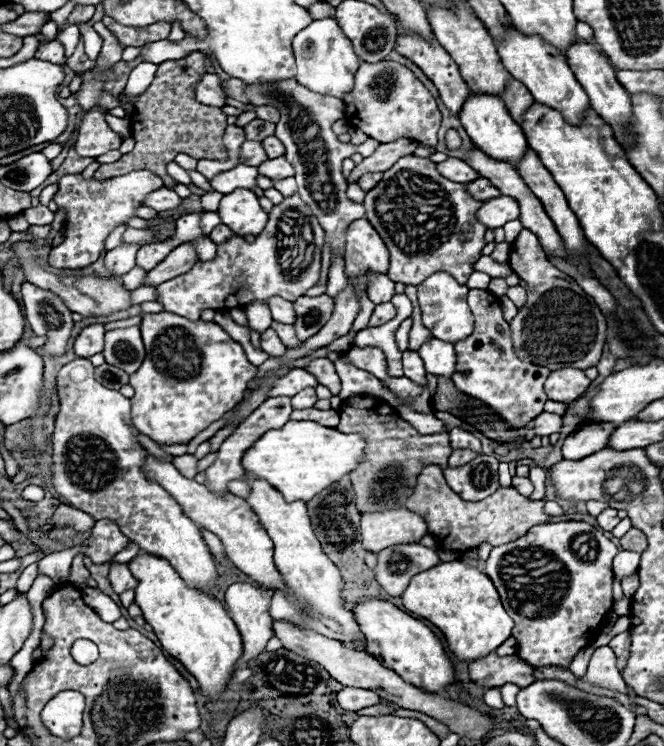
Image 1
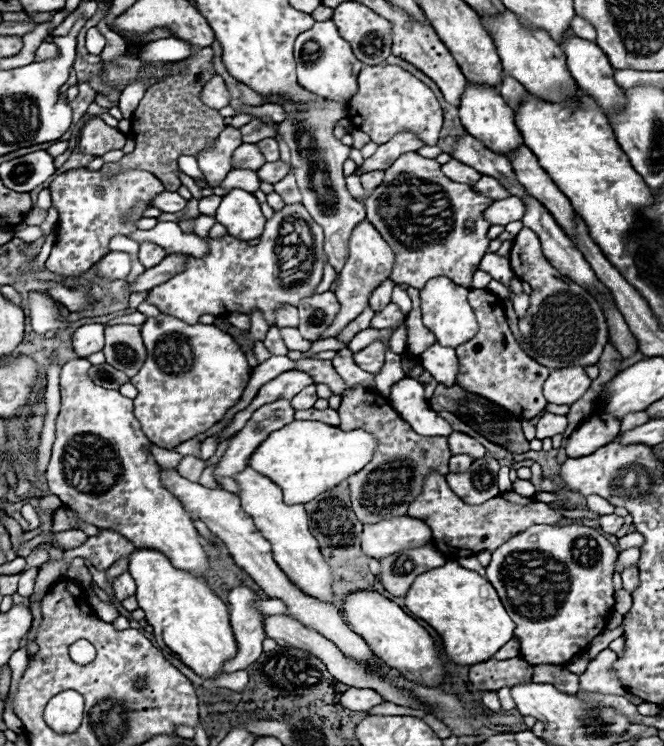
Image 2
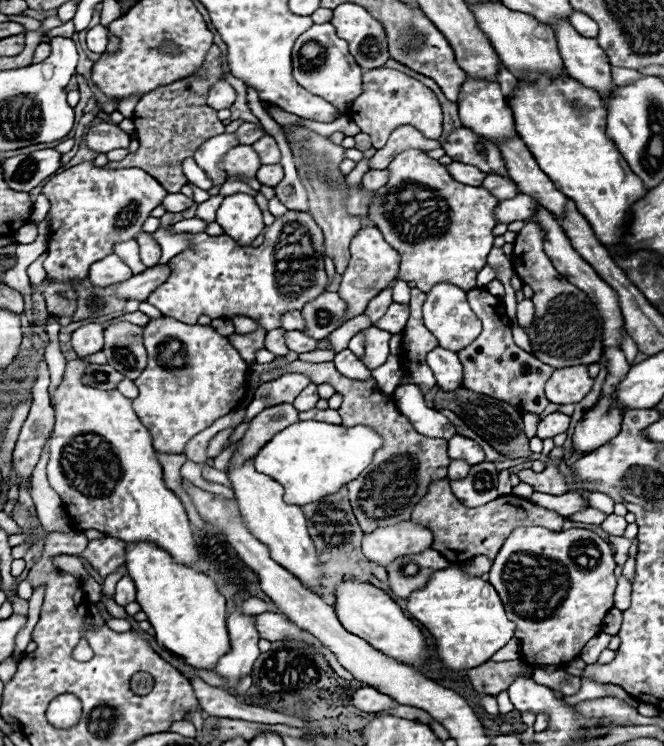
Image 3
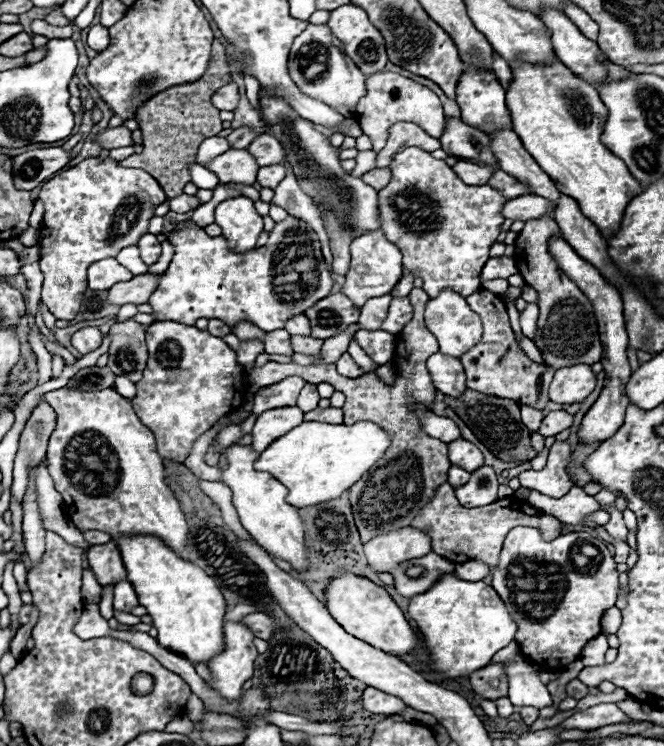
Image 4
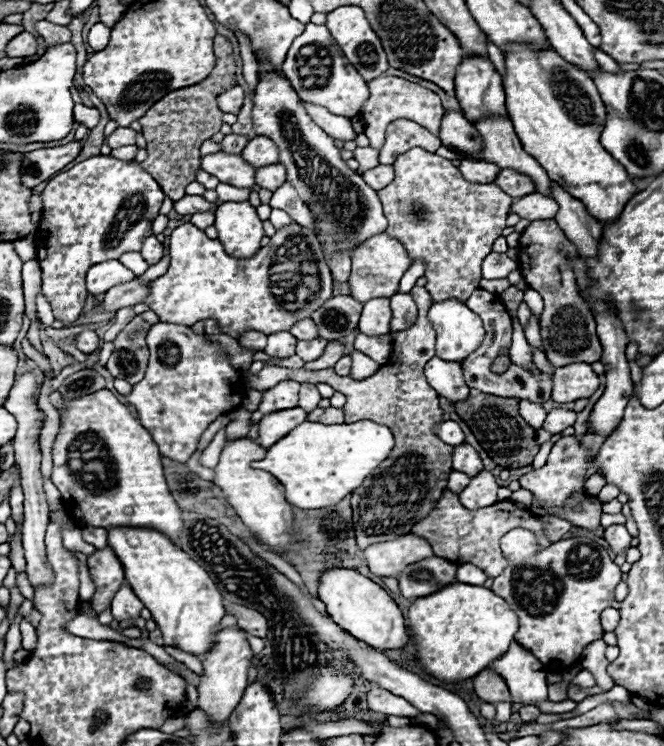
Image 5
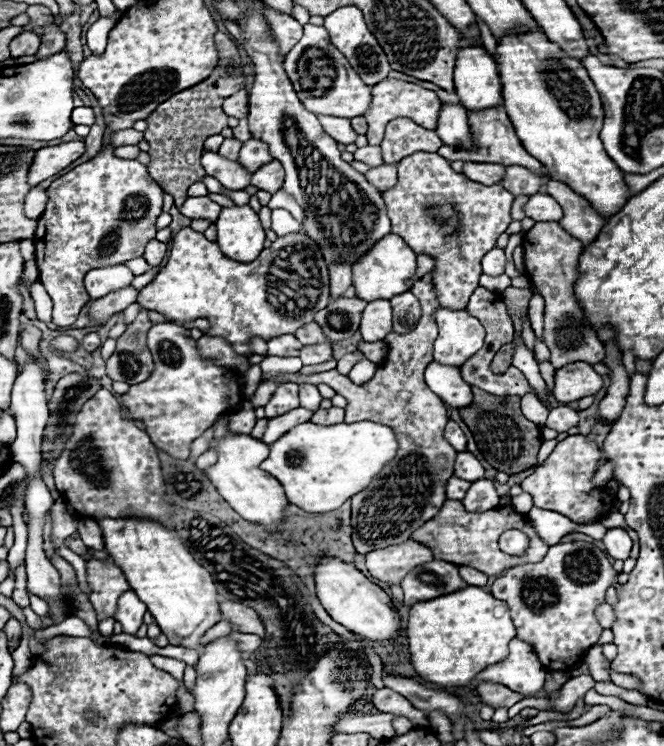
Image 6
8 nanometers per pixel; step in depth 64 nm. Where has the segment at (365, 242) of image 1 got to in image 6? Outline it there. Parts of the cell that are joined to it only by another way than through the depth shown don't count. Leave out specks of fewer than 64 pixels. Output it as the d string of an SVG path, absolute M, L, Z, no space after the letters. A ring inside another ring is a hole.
M390 234L380 238L366 254L362 254L354 266L352 266L352 286L356 288L356 296L360 300L390 300L392 296L398 296L406 292L406 276L412 276L416 268L416 254L408 248L408 244Z

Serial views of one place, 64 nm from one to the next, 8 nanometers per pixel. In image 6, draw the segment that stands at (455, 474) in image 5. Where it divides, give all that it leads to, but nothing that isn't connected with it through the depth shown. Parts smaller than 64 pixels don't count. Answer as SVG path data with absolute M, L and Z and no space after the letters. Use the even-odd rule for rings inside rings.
M452 476L448 480L448 496L454 496L454 500L462 500L462 496L466 494L466 488L470 488L470 482L468 480L462 480L458 476Z

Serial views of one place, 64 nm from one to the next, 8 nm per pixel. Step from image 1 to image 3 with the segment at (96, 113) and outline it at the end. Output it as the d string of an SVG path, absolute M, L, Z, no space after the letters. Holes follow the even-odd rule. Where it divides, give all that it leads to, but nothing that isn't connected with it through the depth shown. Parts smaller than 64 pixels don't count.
M92 124L86 132L86 146L98 154L106 154L116 148L128 148L130 136L116 124Z

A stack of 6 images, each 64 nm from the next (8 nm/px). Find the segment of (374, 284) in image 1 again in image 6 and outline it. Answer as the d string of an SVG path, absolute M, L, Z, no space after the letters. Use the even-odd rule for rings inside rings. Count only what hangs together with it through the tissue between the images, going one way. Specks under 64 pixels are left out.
M372 300L362 312L360 334L364 340L382 340L392 330L392 308L388 300Z

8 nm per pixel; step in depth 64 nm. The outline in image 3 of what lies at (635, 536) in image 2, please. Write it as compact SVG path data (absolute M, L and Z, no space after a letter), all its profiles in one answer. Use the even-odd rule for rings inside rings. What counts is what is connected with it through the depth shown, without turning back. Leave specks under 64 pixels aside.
M609 535L609 541L612 543L615 551L615 562L617 565L624 565L628 559L628 550L636 539L630 540L624 536Z

